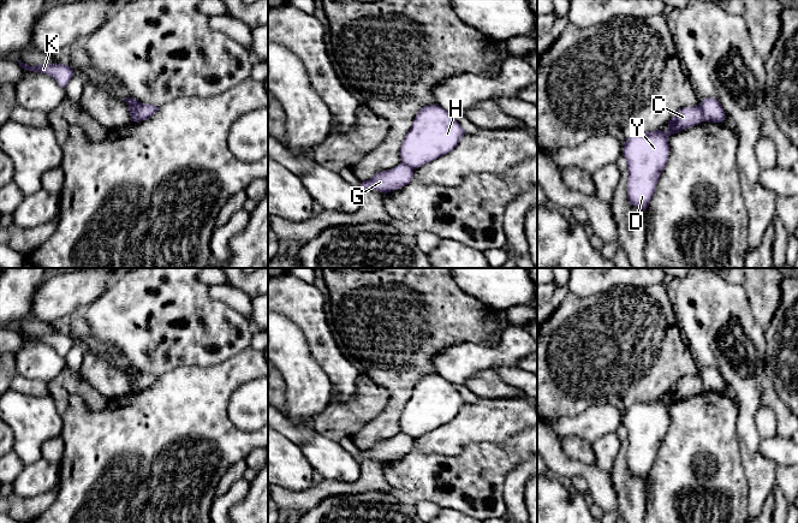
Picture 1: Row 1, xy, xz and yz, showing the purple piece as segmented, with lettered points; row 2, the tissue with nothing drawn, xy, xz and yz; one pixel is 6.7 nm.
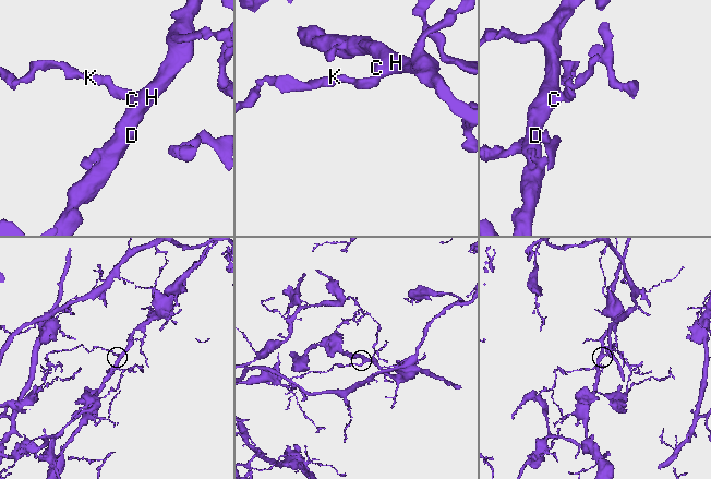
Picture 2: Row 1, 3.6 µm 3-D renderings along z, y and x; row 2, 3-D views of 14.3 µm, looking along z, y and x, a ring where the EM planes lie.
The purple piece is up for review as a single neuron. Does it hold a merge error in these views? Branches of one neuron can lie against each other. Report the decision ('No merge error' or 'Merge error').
Merge error

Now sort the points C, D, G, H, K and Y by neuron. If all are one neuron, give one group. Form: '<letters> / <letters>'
C D H Y / G K

